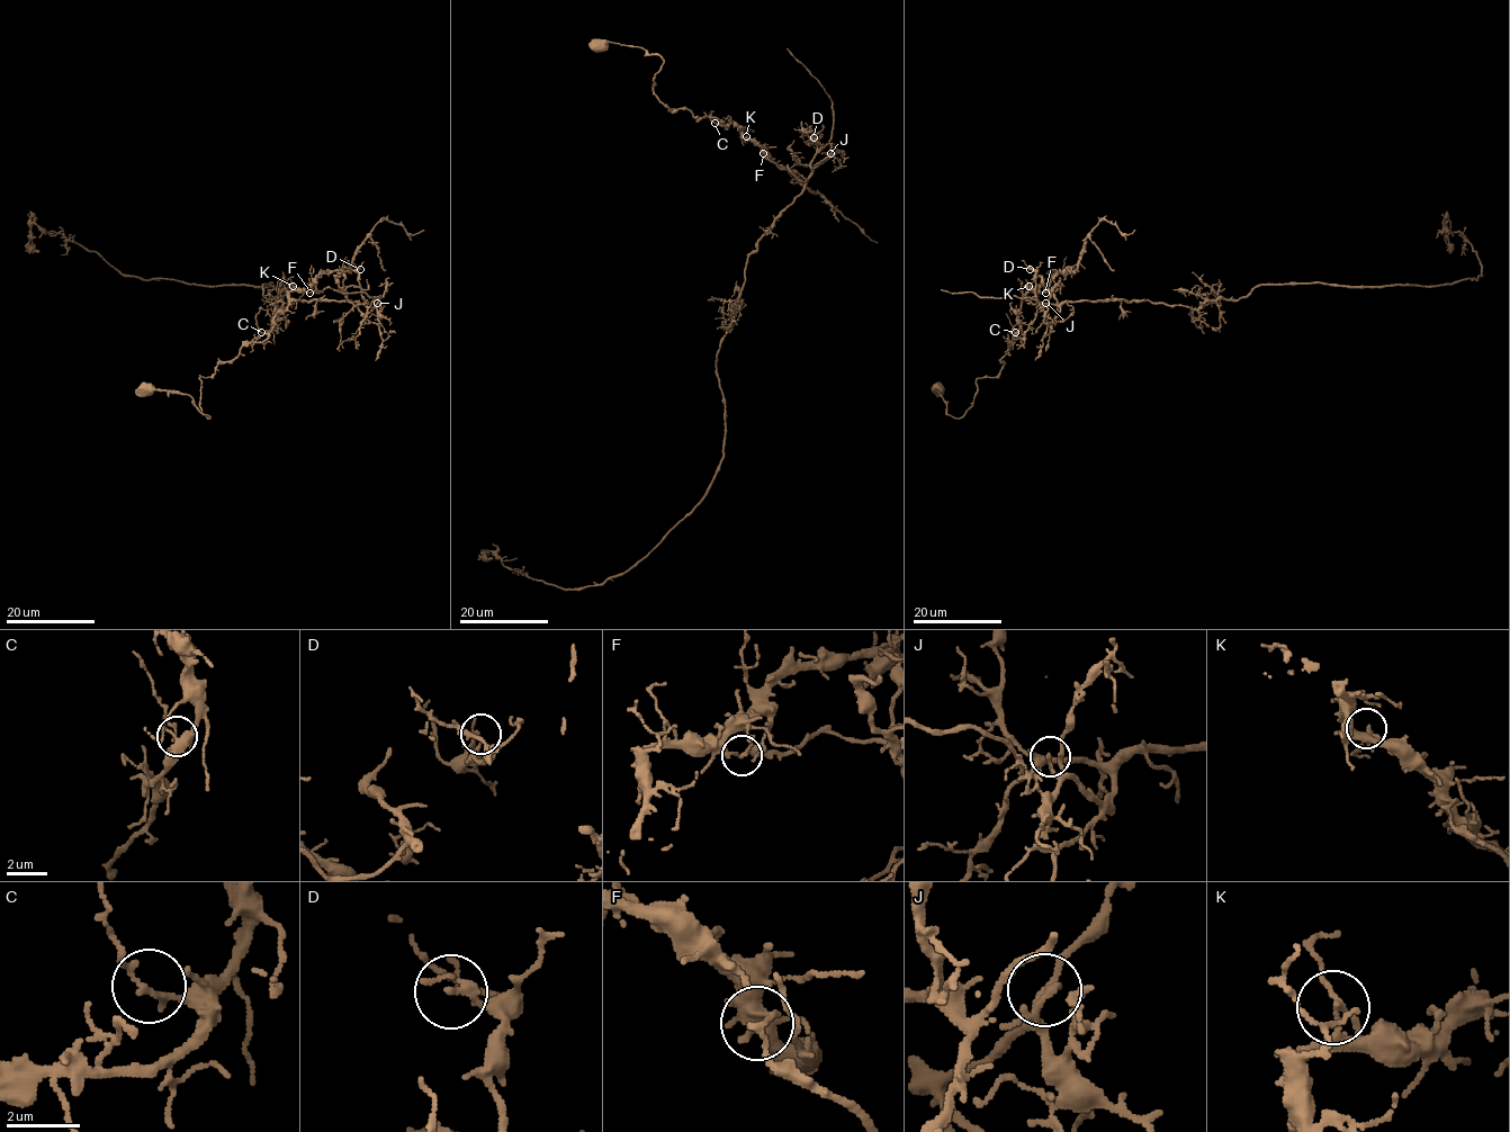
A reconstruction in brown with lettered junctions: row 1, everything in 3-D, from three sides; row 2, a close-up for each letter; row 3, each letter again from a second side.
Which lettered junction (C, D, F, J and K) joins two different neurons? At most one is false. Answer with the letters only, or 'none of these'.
F

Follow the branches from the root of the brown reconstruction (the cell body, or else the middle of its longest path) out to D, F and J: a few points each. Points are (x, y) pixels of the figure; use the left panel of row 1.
D: (290, 305), (295, 301), (314, 299), (361, 304), (363, 298), (357, 271), (360, 269)
F: (290, 305), (295, 301), (314, 299), (358, 303), (354, 305), (335, 289), (311, 293)
J: (290, 305), (295, 301), (356, 301), (359, 308), (368, 313), (377, 303)

